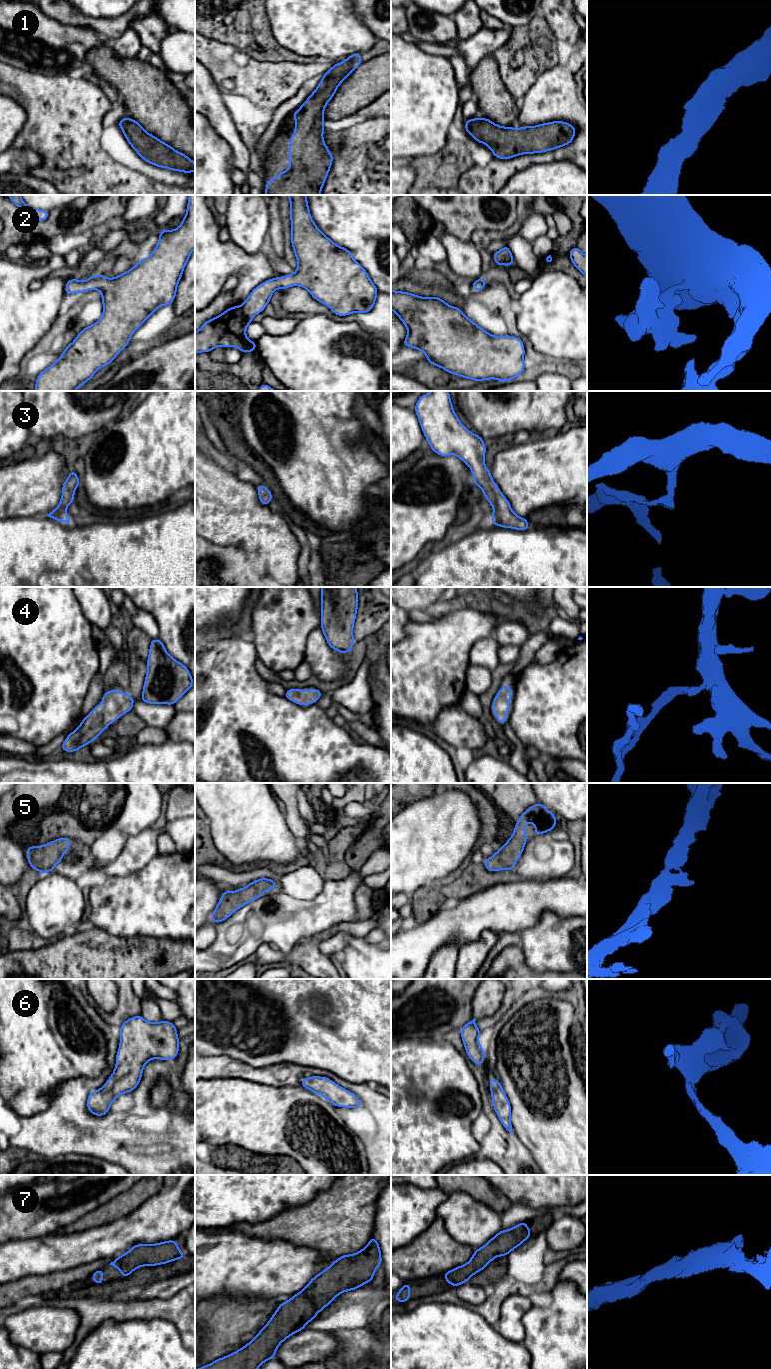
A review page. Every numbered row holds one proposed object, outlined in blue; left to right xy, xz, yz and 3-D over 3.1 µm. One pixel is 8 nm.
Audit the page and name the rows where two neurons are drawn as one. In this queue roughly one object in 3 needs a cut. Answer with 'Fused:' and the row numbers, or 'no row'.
Fused: no row

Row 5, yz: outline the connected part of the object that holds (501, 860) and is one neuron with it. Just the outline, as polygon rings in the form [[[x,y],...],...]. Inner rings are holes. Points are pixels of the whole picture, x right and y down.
[[[539,802],[530,806],[516,822],[513,835],[483,863],[488,872],[514,869],[527,843],[528,832],[523,830],[527,823],[535,825],[535,836],[538,836],[556,828],[556,816]]]

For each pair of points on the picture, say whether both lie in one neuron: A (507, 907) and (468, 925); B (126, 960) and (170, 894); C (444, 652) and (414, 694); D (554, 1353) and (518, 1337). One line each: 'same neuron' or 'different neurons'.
A: same neuron
B: different neurons
C: same neuron
D: different neurons

